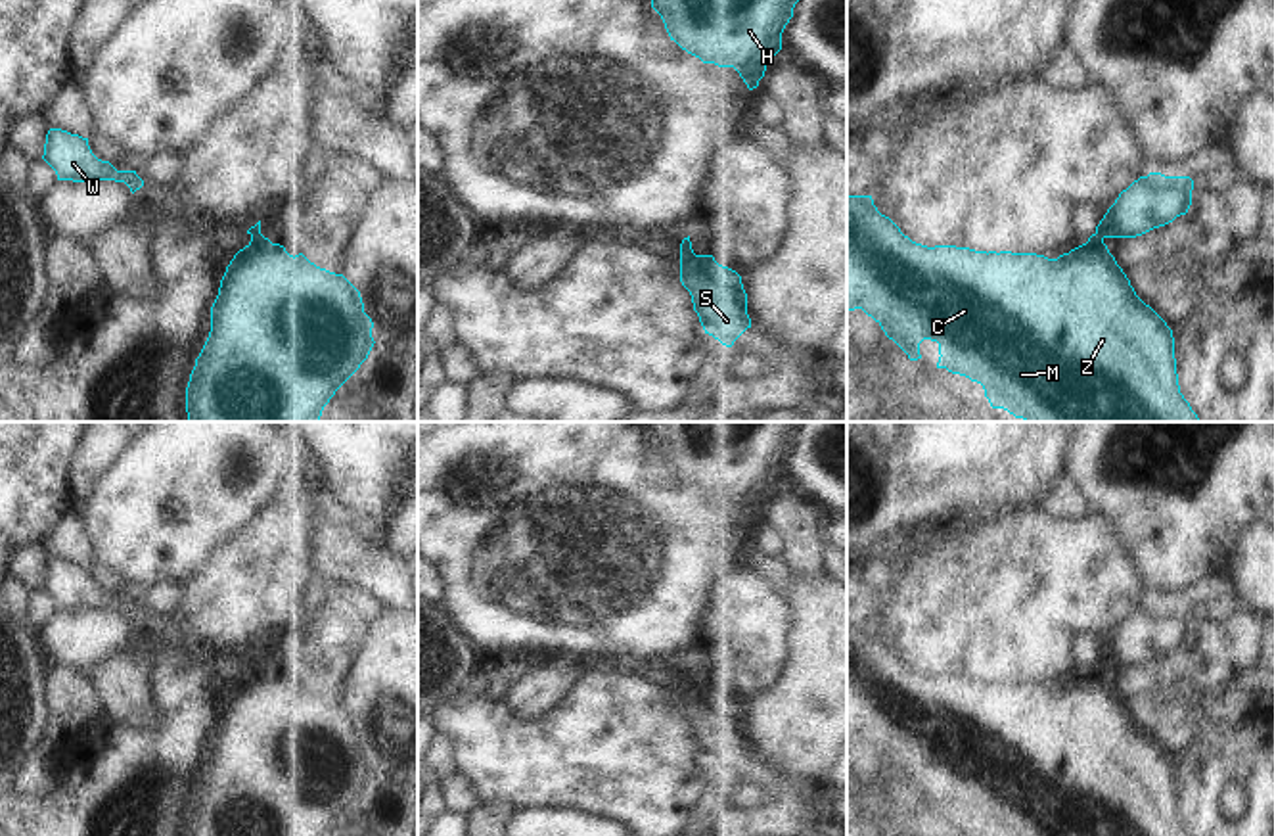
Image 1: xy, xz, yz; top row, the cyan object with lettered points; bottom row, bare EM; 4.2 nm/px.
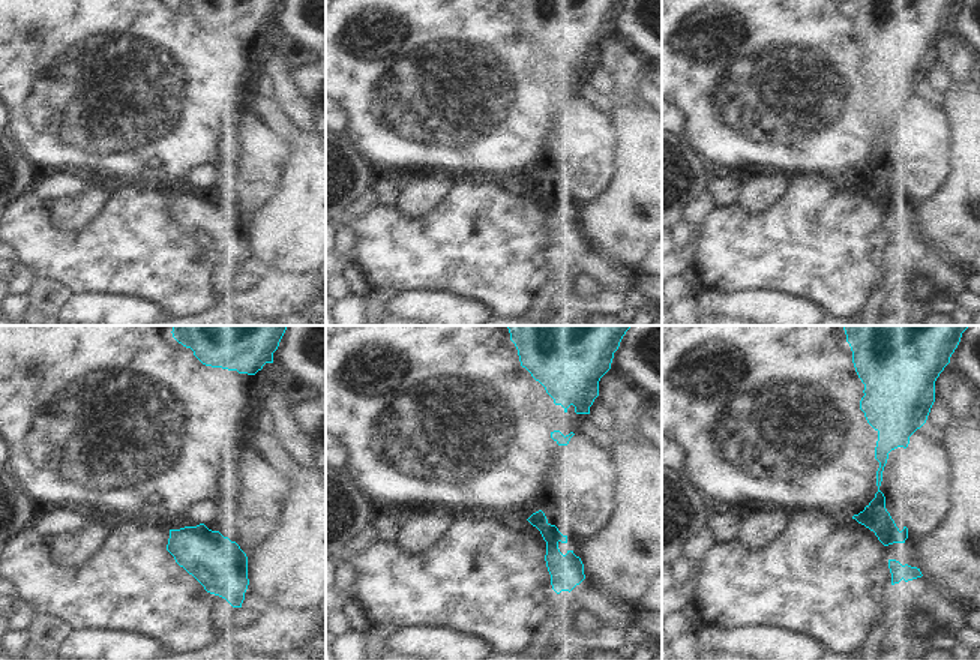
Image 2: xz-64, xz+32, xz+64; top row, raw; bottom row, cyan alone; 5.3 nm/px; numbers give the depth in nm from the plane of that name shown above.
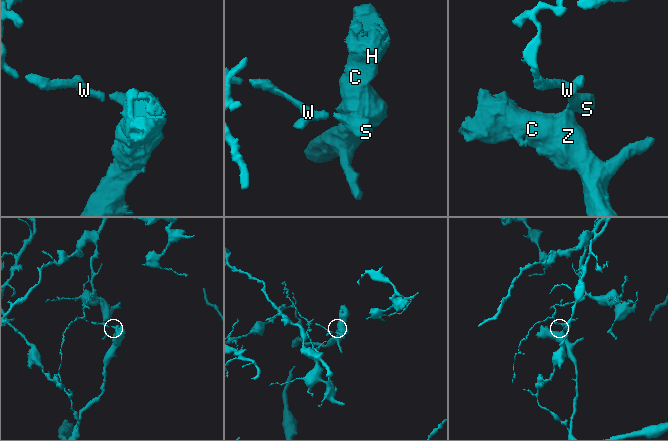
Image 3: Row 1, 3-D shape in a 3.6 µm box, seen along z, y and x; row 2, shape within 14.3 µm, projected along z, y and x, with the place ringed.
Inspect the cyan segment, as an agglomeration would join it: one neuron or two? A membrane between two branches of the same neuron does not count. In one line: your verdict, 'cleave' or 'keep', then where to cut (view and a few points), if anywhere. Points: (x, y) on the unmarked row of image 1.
cleave; cut in yz along (1096, 662), (1102, 668)

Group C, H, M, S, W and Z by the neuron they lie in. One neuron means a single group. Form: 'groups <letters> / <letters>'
groups C H M Z / S W

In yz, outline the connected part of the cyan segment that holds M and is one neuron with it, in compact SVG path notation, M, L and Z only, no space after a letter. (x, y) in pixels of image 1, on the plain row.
M847 625L847 740L854 738L872 746L910 790L921 788L923 769L937 771L937 798L981 813L990 836L1190 836L1178 815L1172 759L1136 725L1100 663L1058 688L927 677L881 644L872 625Z

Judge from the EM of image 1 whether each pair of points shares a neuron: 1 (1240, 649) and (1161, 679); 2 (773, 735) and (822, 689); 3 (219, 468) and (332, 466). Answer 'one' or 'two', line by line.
1: one
2: one
3: two

